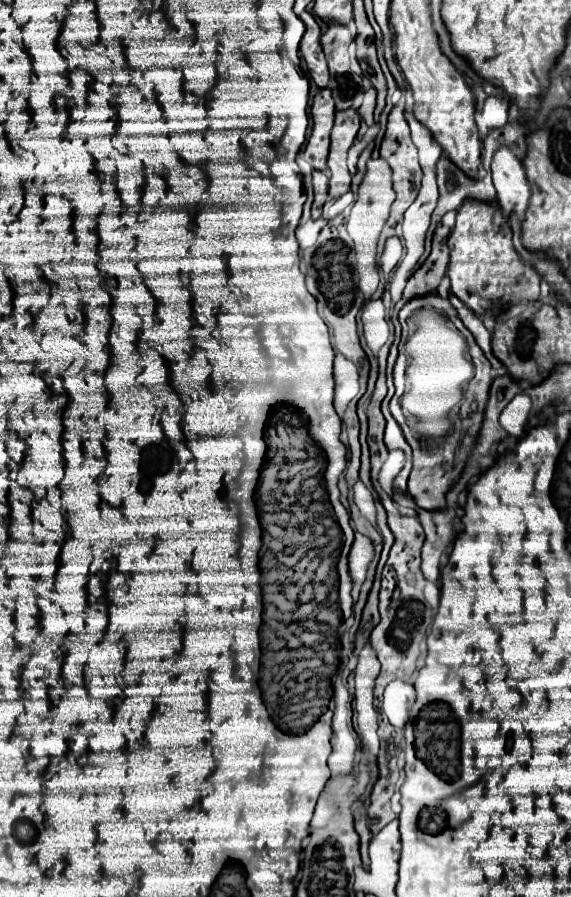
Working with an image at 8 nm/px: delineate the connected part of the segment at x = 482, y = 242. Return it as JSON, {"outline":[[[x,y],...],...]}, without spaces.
{"outline":[[[477,199],[463,201],[457,213],[457,223],[447,239],[451,251],[447,275],[451,279],[451,291],[479,315],[491,309],[499,313],[505,309],[505,305],[515,301],[539,299],[541,277],[533,265],[519,257],[511,237],[511,225],[499,205]]]}

